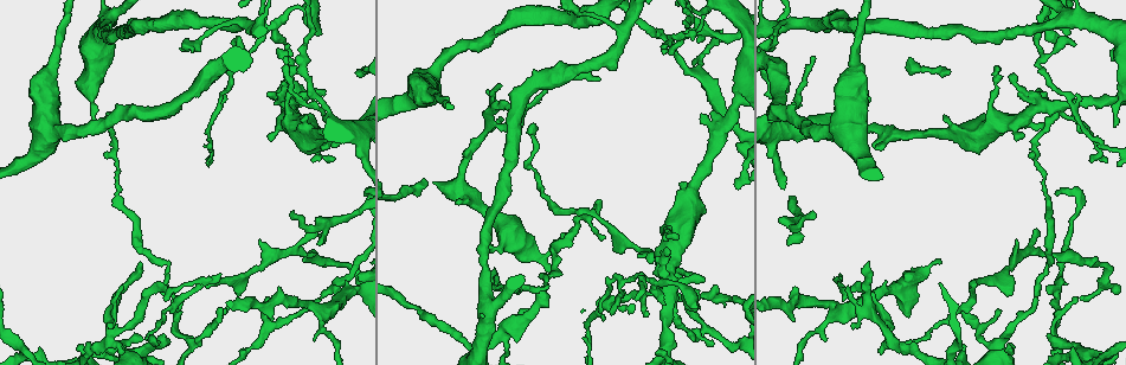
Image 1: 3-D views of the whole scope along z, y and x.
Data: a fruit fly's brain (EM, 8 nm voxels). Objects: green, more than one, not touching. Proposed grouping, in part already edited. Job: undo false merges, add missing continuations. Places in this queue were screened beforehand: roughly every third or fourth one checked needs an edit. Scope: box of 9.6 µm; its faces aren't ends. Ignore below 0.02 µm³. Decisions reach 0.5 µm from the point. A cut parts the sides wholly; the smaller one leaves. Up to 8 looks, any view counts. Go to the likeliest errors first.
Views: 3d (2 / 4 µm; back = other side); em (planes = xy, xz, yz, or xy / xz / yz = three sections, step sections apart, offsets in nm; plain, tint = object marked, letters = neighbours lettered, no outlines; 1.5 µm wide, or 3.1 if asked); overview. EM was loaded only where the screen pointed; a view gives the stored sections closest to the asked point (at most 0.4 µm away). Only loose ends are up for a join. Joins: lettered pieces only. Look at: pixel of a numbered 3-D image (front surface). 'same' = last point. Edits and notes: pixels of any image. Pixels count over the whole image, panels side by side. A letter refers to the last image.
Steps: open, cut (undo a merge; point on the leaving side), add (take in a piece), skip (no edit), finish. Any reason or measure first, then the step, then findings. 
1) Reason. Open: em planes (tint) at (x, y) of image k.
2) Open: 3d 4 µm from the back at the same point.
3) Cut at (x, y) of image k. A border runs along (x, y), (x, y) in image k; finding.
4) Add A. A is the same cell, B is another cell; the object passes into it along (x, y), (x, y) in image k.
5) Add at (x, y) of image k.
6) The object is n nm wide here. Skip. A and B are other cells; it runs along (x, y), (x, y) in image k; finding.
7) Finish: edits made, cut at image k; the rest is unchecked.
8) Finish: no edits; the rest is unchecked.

An open end. Open: em planes (tint) at (612, 312) of image 1.

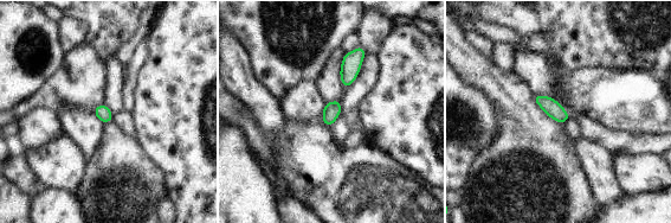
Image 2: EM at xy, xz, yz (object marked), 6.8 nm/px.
What lies round it. Open: em planes (letters) at the same point.

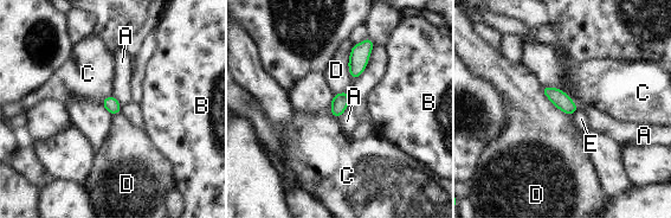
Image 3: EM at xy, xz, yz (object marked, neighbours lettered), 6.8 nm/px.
The longest contact is with D, 300 nm. Skip. A, B, C, D and E are other cells; a border runs along (562, 90), (578, 109) in image 3; none of them fits.

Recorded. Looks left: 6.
Free end. Open: 3d 4 µm at (868, 264) of image 1.

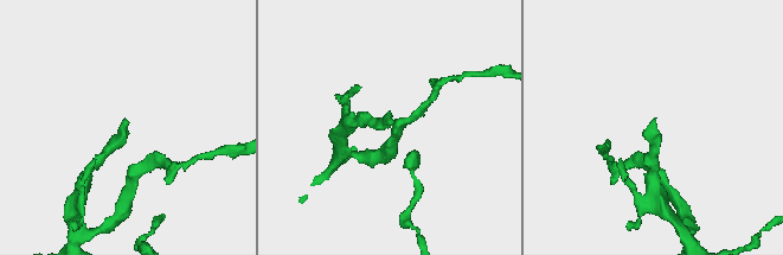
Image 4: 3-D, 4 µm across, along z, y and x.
Open: em xz step 8 (tint) at (126, 121) of image 4.

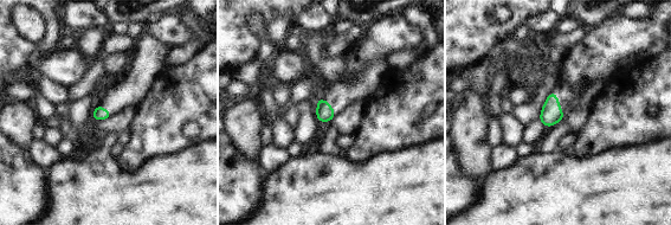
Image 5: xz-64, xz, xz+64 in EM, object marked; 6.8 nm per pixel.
Another direction. Open: em planes (letters) at the same point.

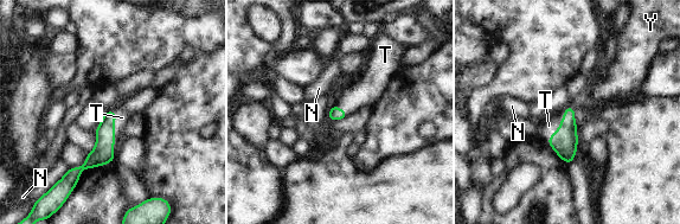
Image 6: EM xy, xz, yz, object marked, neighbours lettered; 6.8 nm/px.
Add T. T is the same cell, N and Y are other cells; the object passes into it along (103, 153), (114, 132), (122, 117) in image 6; the neuron continues.

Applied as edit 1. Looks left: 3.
Open: overview.

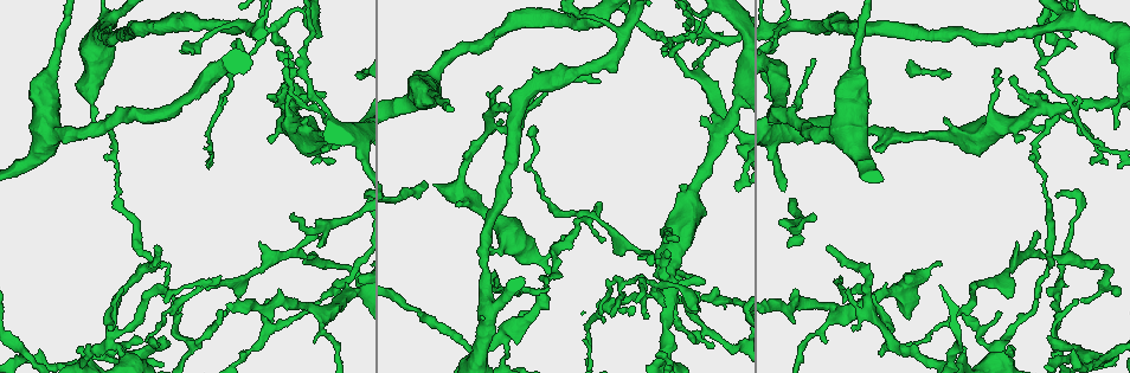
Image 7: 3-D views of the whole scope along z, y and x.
Sudden change in width. Open: em planes (letters) at (278, 127) of image 7.

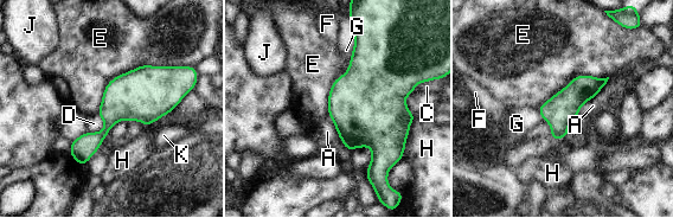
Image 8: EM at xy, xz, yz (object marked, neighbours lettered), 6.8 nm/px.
Skip. A, C, D, E, F, G, H, J and K are other cells; a border runs along (608, 76), (577, 75), (537, 109) in image 8; continuous, no second neuron.

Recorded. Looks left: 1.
Finish: edits made, add at image 6; the rest is unchecked.

